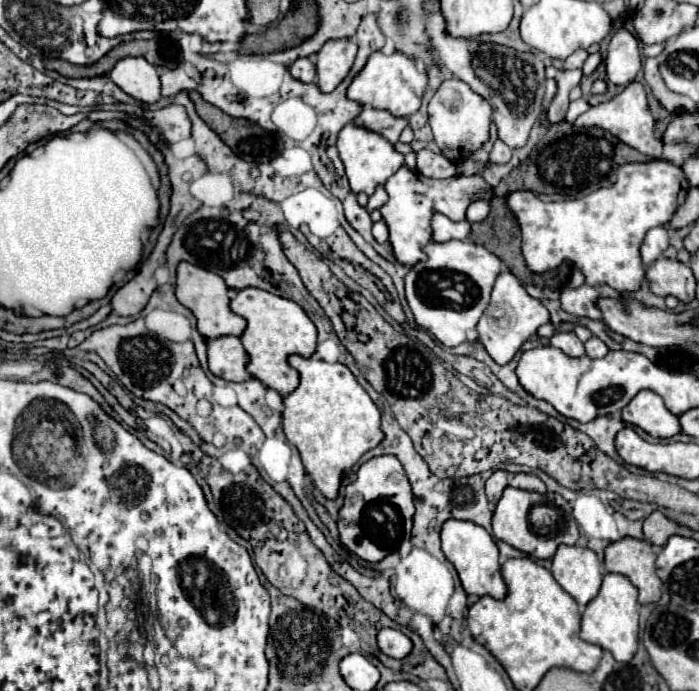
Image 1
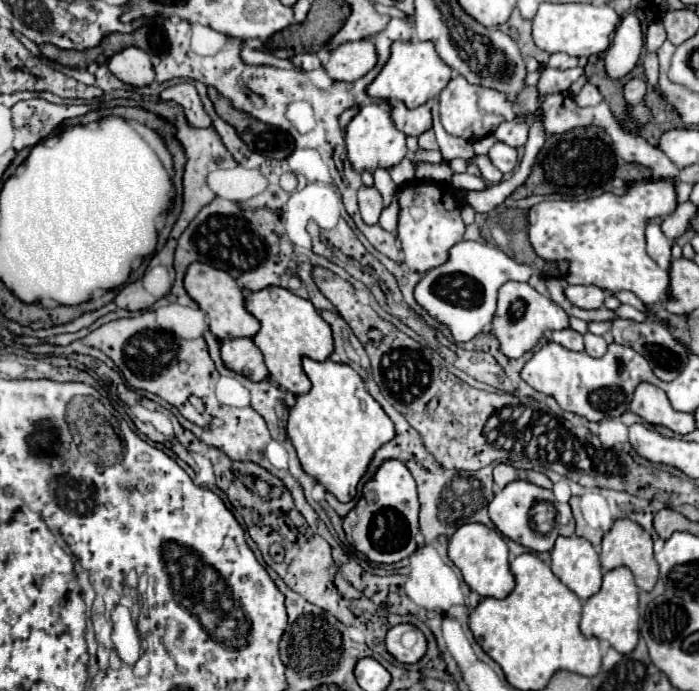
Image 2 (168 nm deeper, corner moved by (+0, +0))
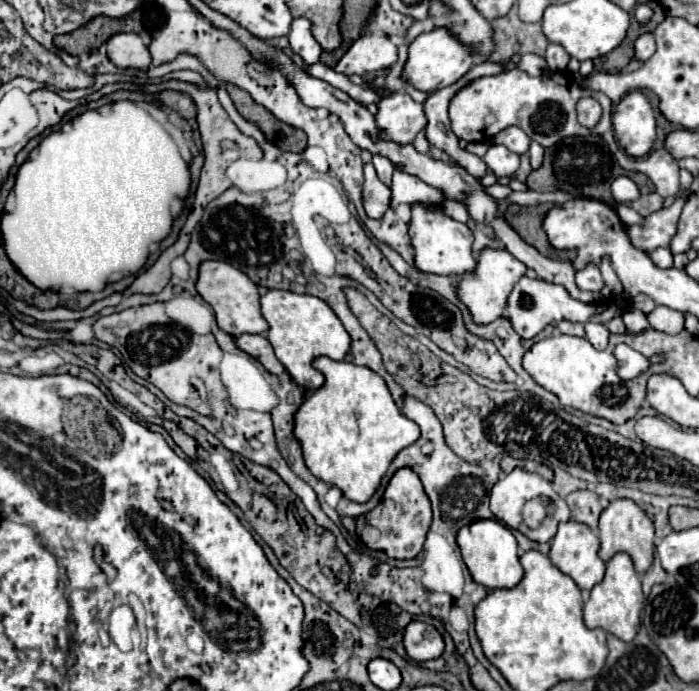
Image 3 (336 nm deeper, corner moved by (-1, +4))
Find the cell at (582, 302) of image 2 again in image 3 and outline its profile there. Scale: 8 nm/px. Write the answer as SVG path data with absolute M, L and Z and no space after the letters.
M586 265L584 269L578 269L576 271L576 285L582 289L582 291L594 291L598 293L602 287L604 287L604 281L602 281L602 275L600 275L600 269L596 265Z

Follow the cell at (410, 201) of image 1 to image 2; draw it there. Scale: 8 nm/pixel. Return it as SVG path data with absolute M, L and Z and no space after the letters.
M417 179L417 183L399 187L397 201L399 201L397 237L401 241L401 249L405 255L403 263L411 271L419 273L445 263L449 247L453 247L465 233L455 189L447 183Z

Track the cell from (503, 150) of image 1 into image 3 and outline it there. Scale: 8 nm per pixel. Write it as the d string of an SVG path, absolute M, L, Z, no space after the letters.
M494 143L488 147L488 153L484 155L484 163L498 177L506 177L506 175L516 173L516 169L520 167L520 157L512 151L508 151L504 145Z

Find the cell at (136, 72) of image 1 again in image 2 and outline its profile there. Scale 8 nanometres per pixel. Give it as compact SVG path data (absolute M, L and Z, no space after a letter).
M123 49L109 59L111 73L133 87L147 87L155 81L151 57L143 49Z

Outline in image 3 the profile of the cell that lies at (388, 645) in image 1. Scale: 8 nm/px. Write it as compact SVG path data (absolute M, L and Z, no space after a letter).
M412 621L404 633L404 647L414 661L428 661L442 655L444 639L436 627L422 621Z

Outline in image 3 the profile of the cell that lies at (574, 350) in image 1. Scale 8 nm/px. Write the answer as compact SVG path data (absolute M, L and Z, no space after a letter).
M560 321L558 329L566 335L576 335L576 337L584 337L584 325L582 323L572 323L572 321Z

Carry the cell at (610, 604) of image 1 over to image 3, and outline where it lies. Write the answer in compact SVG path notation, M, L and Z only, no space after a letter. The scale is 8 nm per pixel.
M616 553L606 563L606 575L604 579L592 587L590 599L584 603L584 623L594 629L602 627L604 631L616 635L622 641L632 641L640 629L640 611L642 611L642 585L640 577L632 565L630 555Z

